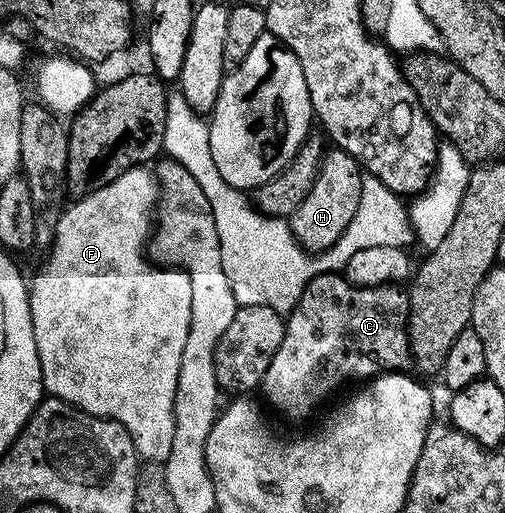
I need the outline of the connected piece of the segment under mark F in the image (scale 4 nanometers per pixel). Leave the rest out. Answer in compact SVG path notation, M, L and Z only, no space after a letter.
M146 166L128 170L108 186L96 188L87 196L75 199L74 205L63 211L54 231L54 242L45 253L46 261L39 266L34 281L31 279L28 284L32 330L40 358L43 389L51 397L63 400L65 404L73 404L81 412L103 416L106 420L115 420L117 424L124 426L139 457L146 462L164 462L172 451L176 378L180 374L180 357L184 354L184 342L188 340L188 326L192 322L192 282L188 282L188 274L180 268L155 266L144 251L152 236L152 217L155 215L157 202L158 182L155 173Z

